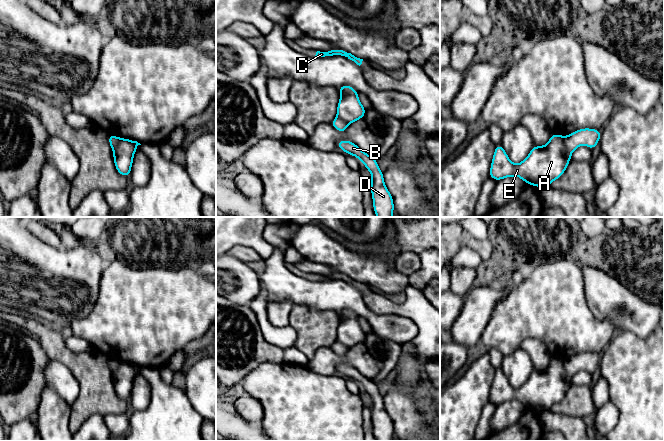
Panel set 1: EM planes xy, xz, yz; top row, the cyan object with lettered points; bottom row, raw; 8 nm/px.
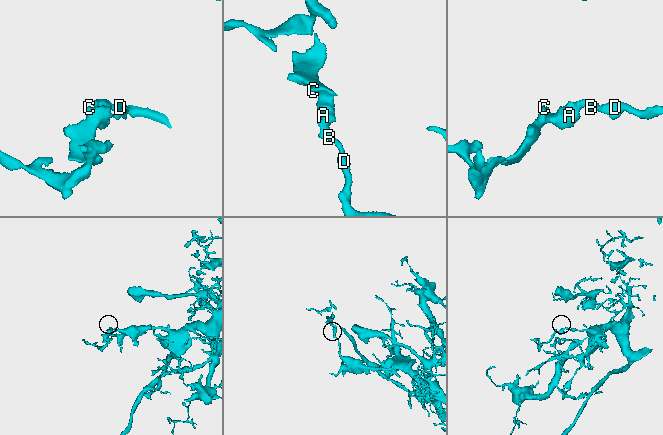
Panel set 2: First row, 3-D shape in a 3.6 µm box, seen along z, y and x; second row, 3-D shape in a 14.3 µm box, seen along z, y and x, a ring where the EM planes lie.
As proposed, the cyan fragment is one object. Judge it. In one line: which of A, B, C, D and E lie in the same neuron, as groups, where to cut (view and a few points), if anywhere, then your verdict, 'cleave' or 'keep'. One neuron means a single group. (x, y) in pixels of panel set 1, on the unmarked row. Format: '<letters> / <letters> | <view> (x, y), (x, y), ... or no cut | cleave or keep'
A C E / B D | yz (563, 361), (565, 372), (570, 378) | cleave

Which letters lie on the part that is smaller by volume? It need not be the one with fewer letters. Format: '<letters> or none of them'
A, C, E

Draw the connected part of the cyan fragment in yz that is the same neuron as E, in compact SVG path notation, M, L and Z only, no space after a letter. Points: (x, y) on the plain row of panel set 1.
M552 357L545 370L534 369L519 388L512 387L503 370L498 368L489 401L497 406L503 402L518 400L526 408L543 412L563 399L571 383L571 378L564 368L564 361L559 358Z

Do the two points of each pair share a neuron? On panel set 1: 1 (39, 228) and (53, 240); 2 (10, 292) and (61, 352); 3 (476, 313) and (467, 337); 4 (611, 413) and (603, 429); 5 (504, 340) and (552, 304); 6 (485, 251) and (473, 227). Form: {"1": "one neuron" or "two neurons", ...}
{"1": "one neuron", "2": "two neurons", "3": "one neuron", "4": "one neuron", "5": "one neuron", "6": "two neurons"}

